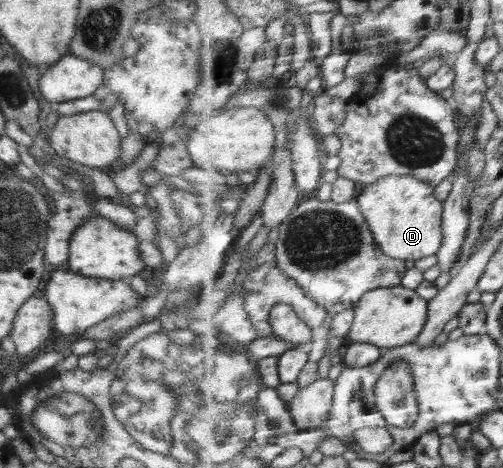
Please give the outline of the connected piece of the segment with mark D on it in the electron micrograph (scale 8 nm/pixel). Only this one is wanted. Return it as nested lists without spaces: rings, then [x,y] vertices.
[[[393,175],[361,189],[357,198],[380,249],[401,260],[420,260],[438,255],[445,240],[445,202],[436,195],[436,187],[414,176]]]

